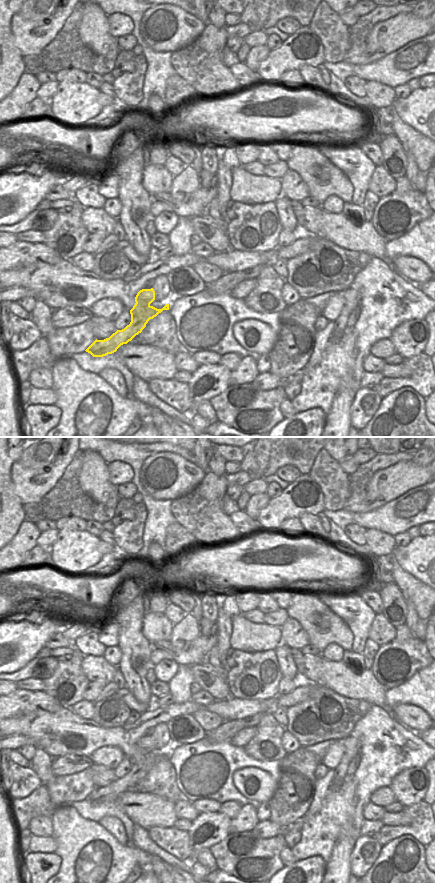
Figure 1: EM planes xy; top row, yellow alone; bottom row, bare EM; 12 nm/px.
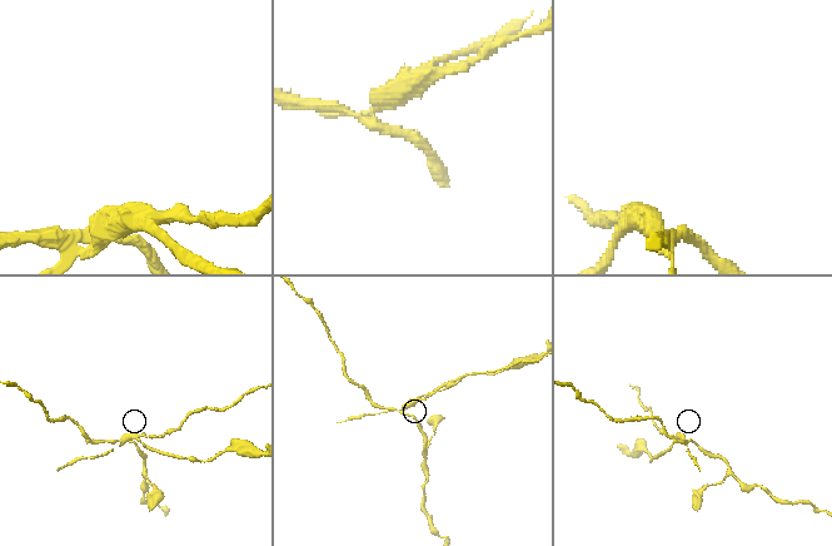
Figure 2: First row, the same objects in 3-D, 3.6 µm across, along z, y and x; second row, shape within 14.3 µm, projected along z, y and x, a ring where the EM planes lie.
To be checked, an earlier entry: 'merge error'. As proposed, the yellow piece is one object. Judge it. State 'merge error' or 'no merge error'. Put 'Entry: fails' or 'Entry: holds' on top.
Entry: holds
merge error

